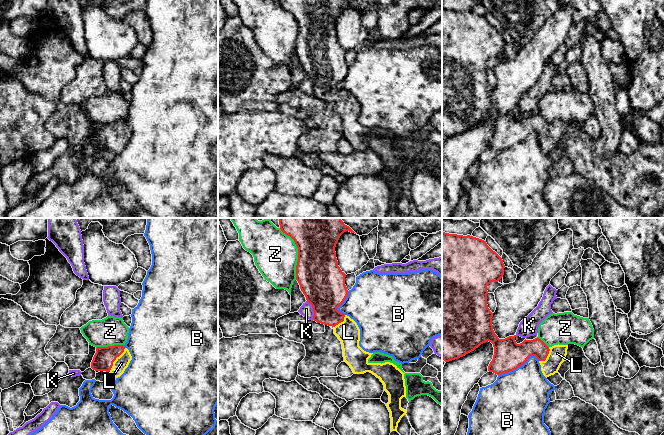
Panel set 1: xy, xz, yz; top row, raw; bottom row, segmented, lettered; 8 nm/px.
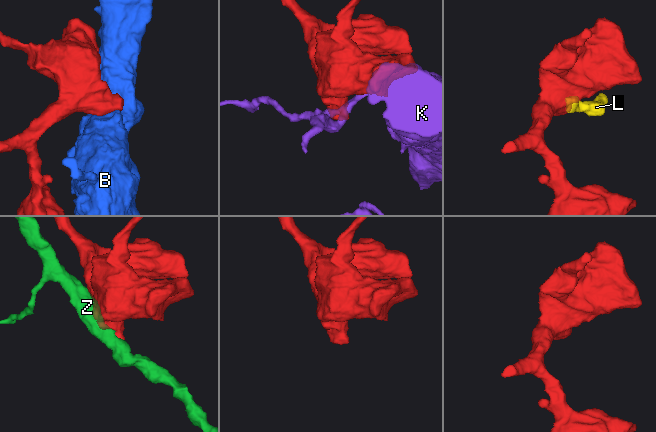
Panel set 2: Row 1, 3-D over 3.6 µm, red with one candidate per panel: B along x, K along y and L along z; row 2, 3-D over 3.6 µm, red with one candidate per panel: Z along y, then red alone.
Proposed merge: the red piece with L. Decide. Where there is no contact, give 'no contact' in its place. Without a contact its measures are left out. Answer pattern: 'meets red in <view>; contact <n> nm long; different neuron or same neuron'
meets red in xy; contact 240 nm long; same neuron

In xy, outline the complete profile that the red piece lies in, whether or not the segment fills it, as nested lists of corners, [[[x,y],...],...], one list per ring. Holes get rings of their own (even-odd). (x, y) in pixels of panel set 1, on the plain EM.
[[[124,121],[97,123],[91,138],[95,147],[110,148],[114,153],[120,153],[128,143],[132,132]]]

